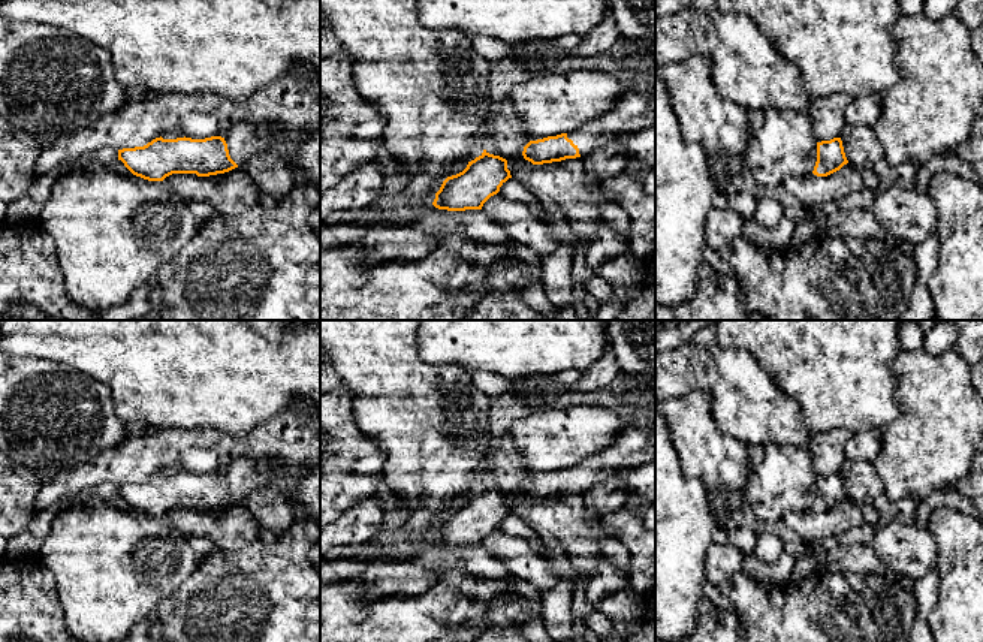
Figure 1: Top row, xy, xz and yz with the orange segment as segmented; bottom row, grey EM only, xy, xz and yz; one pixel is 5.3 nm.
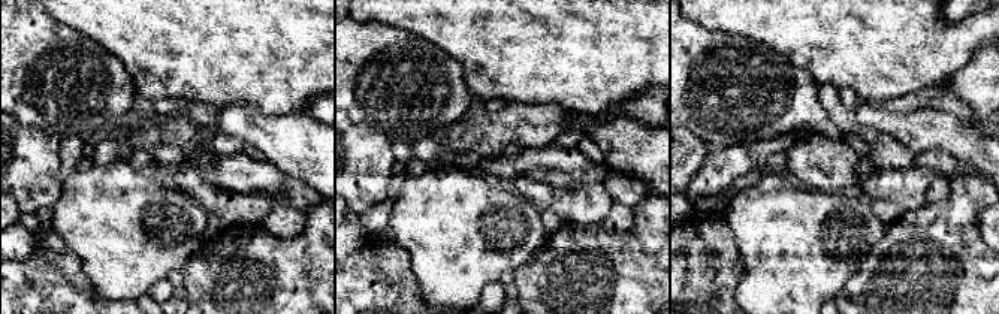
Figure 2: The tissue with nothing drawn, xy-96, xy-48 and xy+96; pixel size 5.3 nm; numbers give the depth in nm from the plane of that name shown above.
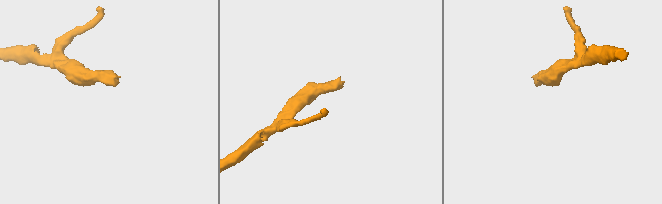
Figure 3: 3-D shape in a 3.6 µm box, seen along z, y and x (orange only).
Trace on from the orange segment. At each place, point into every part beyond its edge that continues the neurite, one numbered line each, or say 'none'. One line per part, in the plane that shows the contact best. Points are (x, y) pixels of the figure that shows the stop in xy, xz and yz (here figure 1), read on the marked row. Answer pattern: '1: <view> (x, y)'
1: xz (635, 109)

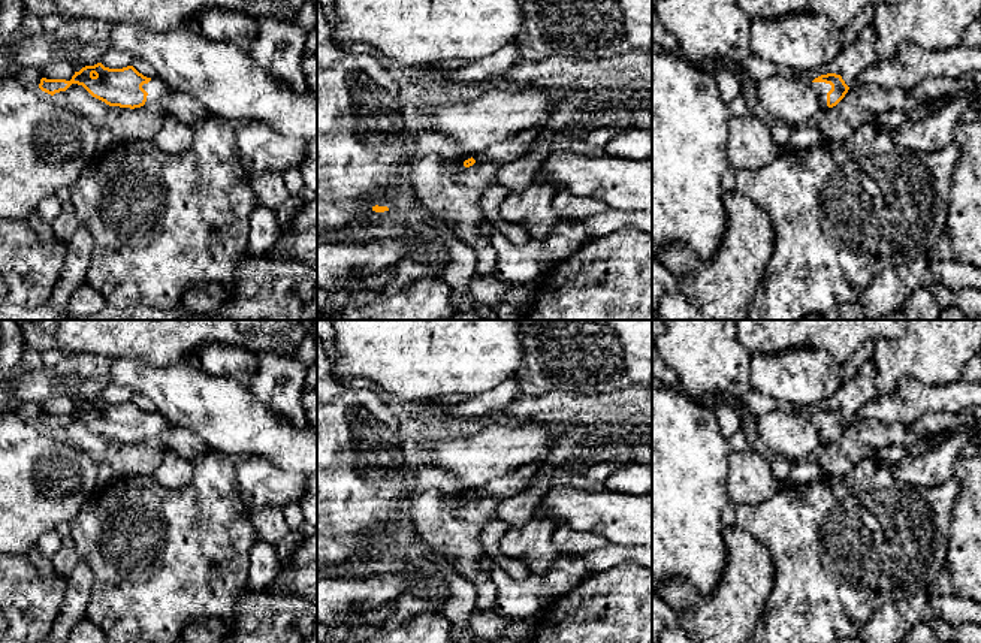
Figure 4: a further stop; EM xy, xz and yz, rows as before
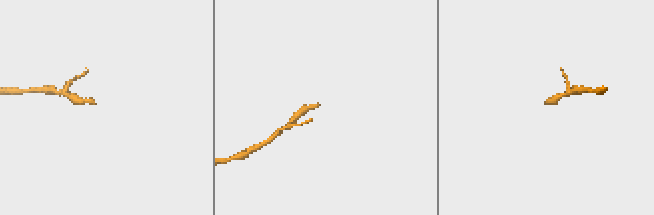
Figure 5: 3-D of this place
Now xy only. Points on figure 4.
1: xy (156, 88)

